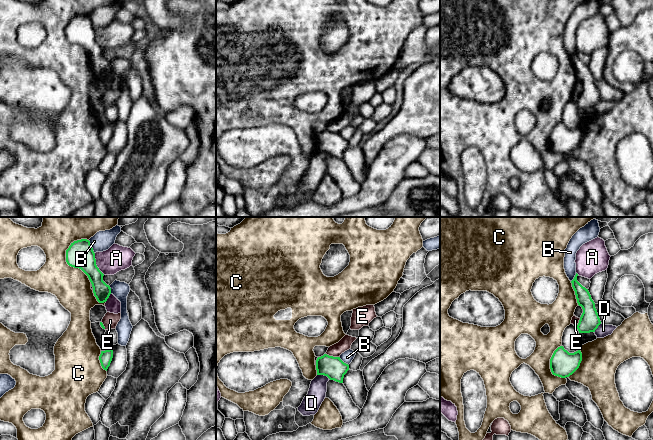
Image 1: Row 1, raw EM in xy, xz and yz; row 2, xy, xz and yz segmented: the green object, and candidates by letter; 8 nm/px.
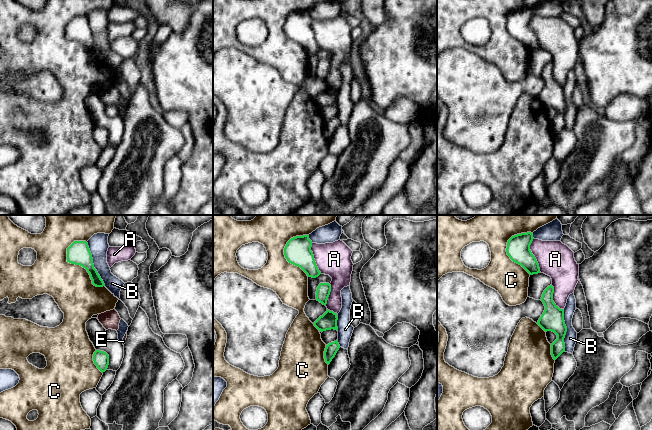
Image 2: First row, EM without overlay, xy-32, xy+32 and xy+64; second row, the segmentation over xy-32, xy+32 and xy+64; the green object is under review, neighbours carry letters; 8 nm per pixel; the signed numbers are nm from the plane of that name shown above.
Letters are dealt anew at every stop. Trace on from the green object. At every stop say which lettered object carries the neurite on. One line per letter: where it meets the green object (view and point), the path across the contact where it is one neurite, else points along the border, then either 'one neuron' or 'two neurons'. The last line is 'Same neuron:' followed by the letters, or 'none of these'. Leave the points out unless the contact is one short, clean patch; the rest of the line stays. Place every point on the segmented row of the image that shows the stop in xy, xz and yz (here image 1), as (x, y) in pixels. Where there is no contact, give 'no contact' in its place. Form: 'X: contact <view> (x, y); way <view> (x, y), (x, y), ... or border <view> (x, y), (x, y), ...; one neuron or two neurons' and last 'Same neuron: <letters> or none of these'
A: contact xy (95, 264); two neurons
B: contact xy (91, 247); two neurons
C: contact xy (69, 265); two neurons
D: contact xz (323, 374); border xz (317, 374), (323, 374), (329, 378); two neurons
E: contact xz (332, 356); border xz (326, 353), (339, 357); two neurons
Same neuron: none of these

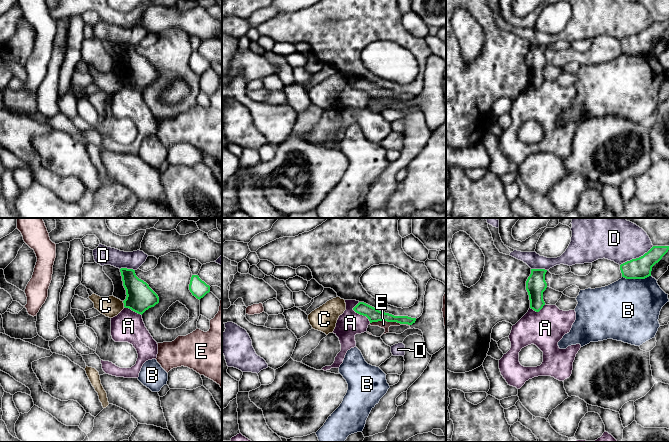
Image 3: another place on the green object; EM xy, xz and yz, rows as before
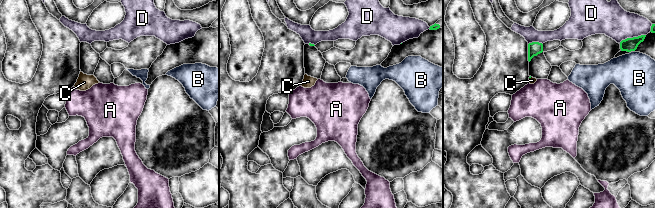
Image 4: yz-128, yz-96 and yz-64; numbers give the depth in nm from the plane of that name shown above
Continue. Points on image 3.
A: contact xz (359, 313); border xz (358, 302), (353, 309), (364, 315), (370, 322); two neurons
B: contact yz (636, 278); two neurons
C: contact xy (124, 304); border xy (122, 301), (124, 306); two neurons
D: contact yz (636, 258); two neurons
E: contact xz (390, 321); two neurons
Same neuron: none of these

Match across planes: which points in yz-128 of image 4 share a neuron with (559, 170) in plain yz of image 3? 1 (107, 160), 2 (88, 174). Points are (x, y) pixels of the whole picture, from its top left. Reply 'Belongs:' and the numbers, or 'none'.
Belongs: 1, 2

